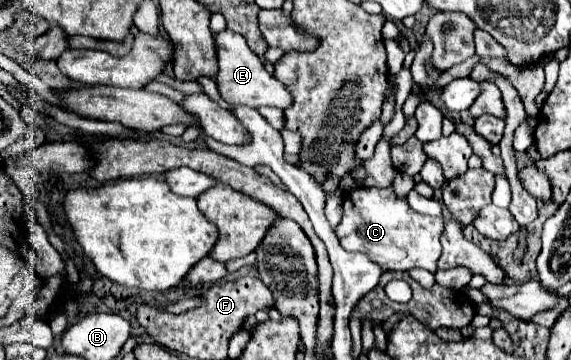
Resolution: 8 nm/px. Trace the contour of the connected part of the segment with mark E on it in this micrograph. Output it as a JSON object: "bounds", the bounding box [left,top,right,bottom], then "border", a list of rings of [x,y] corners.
{"bounds":[213,31,291,109],"border":[[[219,31],[213,33],[215,39],[215,49],[217,49],[217,59],[219,59],[219,71],[217,71],[217,87],[221,97],[229,103],[229,105],[249,105],[249,107],[263,107],[263,105],[271,105],[271,107],[279,107],[285,109],[291,105],[291,95],[289,91],[273,77],[265,71],[261,59],[249,49],[245,37],[241,37],[235,31]]]}

